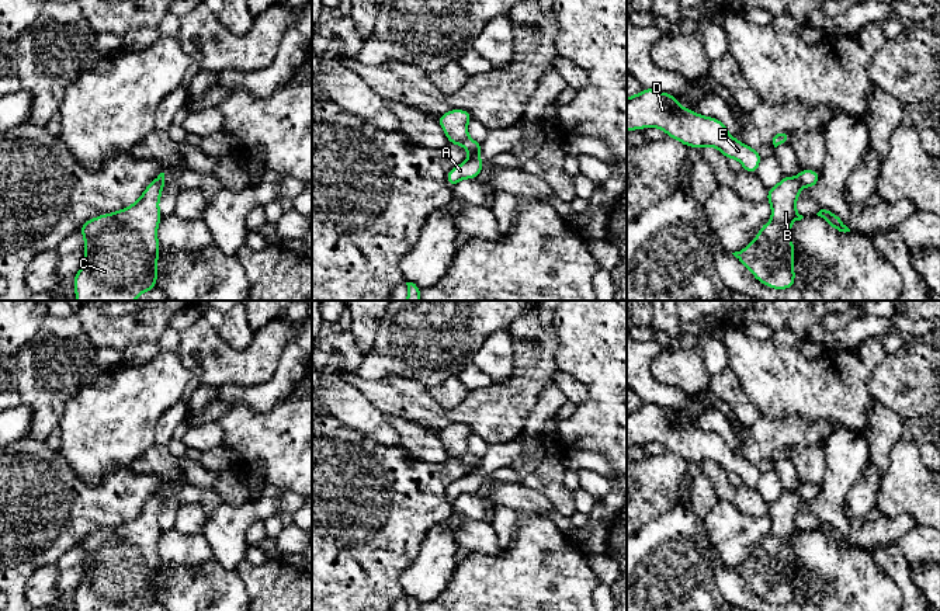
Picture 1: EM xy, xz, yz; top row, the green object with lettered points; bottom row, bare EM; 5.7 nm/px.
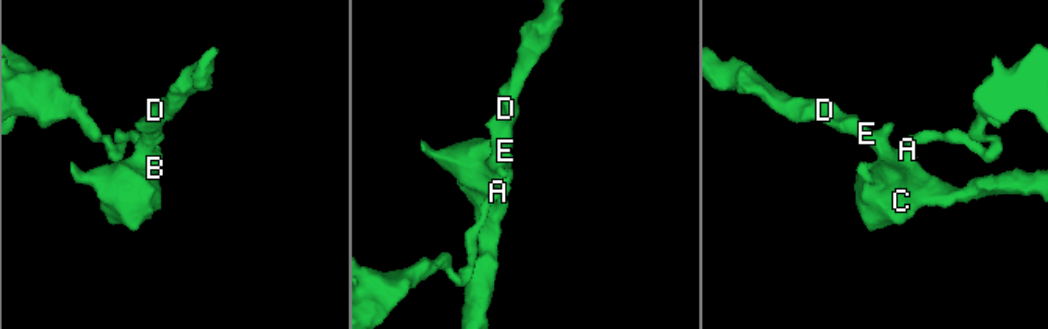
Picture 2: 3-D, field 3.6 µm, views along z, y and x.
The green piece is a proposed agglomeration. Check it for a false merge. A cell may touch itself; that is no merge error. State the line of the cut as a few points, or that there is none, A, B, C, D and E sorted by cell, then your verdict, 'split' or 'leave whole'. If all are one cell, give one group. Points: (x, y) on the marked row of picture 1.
yz (795, 177), (803, 186) | A / B C D E | split

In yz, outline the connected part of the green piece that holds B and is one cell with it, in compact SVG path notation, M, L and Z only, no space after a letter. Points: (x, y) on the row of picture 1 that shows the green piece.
M784 176L776 187L767 188L771 221L759 229L743 250L732 253L759 282L773 289L794 288L794 243L790 226L804 218L795 208L801 187L797 177Z

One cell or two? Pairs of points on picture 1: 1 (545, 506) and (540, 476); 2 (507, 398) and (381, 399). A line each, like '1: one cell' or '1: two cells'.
1: two cells
2: one cell

